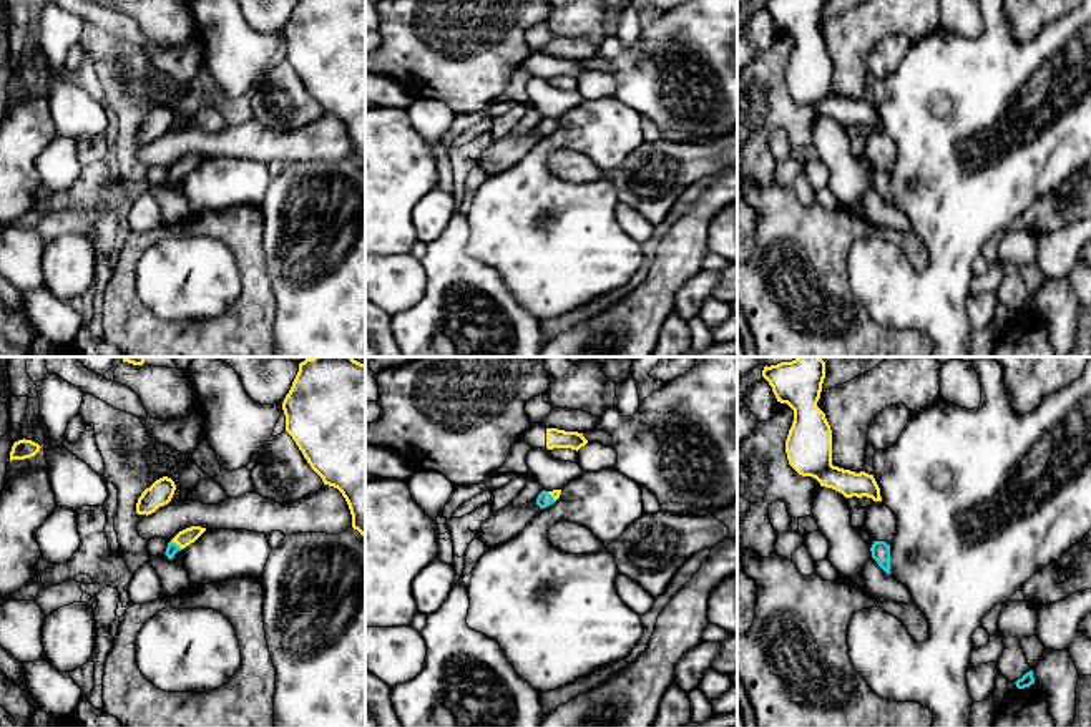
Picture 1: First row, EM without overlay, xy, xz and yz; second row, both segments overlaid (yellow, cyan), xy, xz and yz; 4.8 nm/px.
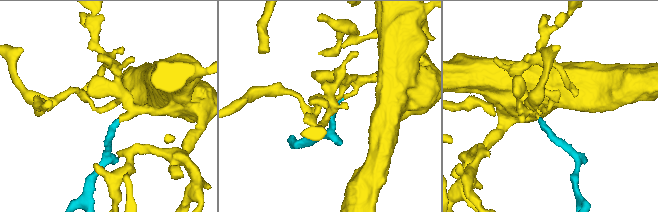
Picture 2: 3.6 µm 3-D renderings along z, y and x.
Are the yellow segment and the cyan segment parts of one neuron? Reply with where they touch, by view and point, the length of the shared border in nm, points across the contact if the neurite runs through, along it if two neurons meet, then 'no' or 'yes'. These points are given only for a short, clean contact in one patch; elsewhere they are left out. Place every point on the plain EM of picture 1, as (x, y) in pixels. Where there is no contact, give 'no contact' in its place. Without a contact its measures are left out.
xy (176, 171) | 70 nm | across xy (190, 163), (176, 171), (173, 176) | yes

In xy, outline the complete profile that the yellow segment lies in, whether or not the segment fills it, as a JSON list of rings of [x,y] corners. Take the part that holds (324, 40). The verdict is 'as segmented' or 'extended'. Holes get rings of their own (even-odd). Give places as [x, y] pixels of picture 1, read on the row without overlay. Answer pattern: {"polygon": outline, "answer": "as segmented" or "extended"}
{"polygon": [[[297,0],[282,38],[286,60],[324,113],[342,121],[352,156],[365,164],[365,0]]], "answer": "as segmented"}

